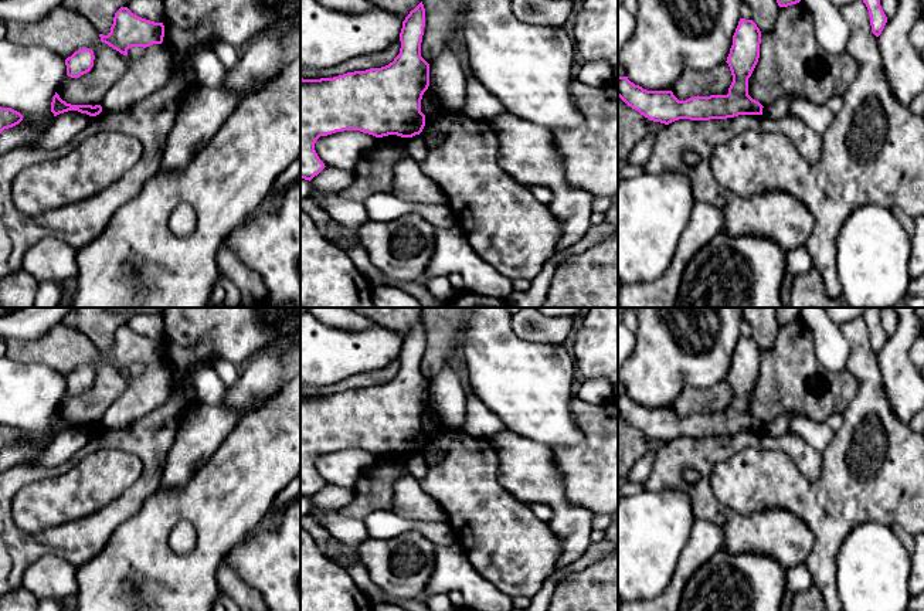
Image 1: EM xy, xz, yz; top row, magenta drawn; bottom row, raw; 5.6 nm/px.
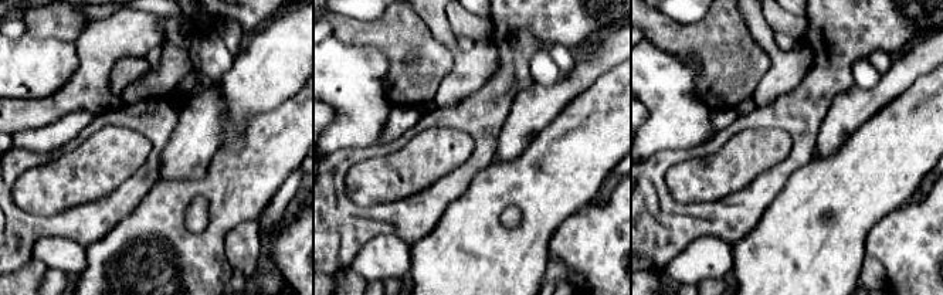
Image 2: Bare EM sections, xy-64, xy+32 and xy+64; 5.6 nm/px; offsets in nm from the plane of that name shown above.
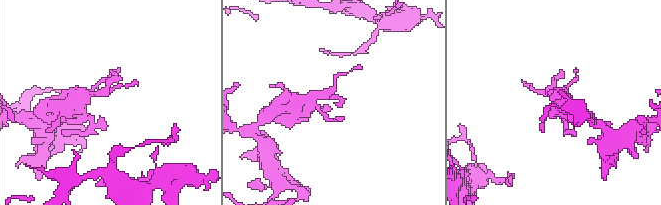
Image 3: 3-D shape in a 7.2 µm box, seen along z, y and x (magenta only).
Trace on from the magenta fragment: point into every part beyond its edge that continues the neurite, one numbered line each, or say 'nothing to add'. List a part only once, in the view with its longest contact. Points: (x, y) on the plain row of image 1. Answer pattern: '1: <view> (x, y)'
nothing to add

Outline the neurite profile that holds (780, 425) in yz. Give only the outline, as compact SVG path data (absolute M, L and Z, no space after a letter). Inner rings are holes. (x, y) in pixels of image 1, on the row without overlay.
M782 414L777 420L762 425L762 431L771 435L782 435L789 431L792 420L798 417L796 414Z

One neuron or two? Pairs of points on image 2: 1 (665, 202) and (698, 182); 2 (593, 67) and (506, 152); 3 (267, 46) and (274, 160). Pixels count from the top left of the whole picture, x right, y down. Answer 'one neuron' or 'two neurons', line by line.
1: two neurons
2: one neuron
3: two neurons

